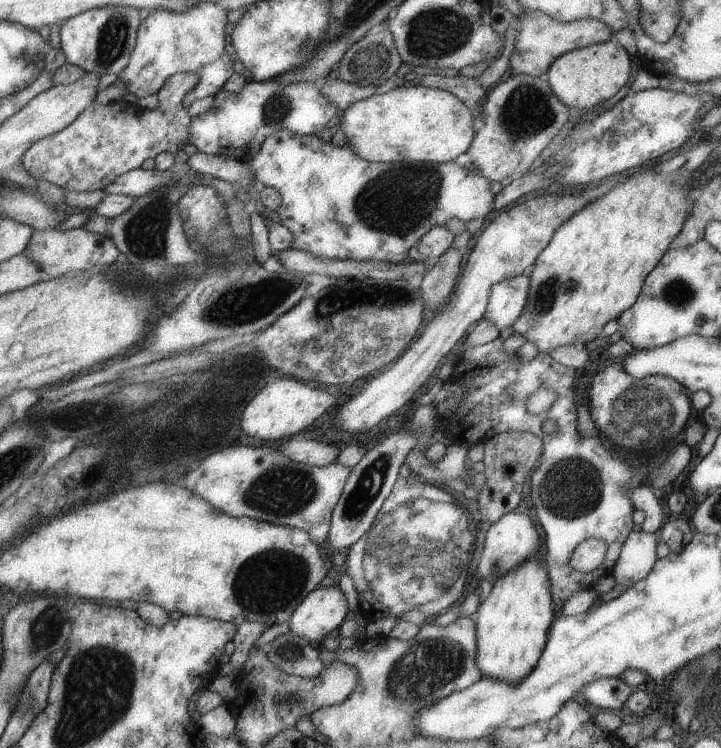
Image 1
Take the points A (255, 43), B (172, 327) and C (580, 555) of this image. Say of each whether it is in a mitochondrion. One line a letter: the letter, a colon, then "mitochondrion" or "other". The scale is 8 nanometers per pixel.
A: other
B: other
C: other

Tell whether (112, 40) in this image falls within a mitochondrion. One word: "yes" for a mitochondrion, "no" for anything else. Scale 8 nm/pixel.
yes

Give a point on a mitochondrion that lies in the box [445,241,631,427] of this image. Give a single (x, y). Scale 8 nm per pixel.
(557, 285)

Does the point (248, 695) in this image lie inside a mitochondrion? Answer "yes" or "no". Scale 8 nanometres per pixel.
no

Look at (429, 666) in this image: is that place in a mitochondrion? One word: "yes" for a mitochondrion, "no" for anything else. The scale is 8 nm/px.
yes

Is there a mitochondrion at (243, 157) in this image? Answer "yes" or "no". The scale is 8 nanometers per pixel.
no

